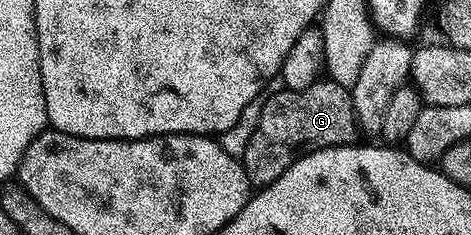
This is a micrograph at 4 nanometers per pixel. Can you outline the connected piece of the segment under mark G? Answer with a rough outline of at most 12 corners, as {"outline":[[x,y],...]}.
{"outline":[[280,88],[242,159],[270,185],[315,150],[361,137],[352,92]]}

